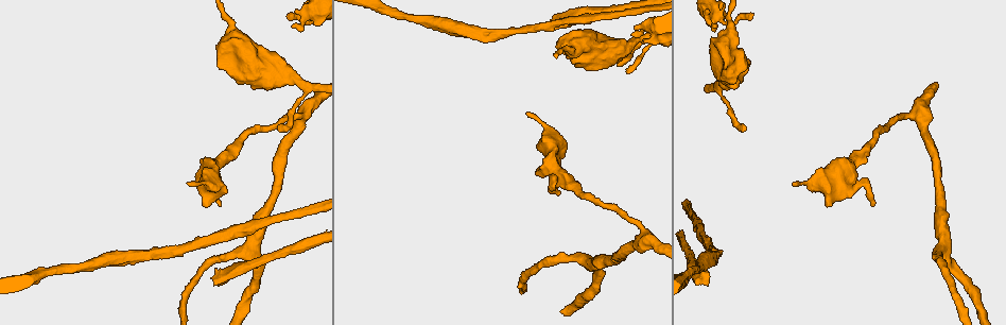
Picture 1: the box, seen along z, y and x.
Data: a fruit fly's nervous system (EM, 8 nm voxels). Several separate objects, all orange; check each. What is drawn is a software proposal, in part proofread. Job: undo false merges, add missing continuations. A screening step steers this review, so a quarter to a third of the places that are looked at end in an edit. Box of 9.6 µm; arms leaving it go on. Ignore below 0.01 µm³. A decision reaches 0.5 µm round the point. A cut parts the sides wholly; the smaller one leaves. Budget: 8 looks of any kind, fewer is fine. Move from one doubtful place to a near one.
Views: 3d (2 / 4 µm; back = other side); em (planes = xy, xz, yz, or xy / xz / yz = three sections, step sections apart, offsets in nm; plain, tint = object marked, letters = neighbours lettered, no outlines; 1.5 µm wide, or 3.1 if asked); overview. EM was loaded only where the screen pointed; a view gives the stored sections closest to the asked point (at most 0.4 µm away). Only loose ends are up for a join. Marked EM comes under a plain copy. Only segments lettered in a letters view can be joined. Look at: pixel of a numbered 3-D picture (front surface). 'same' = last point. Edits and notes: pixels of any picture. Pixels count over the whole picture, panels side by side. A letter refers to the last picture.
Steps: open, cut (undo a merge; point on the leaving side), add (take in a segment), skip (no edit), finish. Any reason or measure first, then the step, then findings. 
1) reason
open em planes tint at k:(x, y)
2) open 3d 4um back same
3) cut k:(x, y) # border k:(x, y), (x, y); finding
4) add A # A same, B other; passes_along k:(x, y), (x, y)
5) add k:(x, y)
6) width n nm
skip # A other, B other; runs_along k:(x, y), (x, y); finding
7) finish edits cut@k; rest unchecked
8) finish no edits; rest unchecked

tapers out
open 3d 4um at 1:(280, 127)

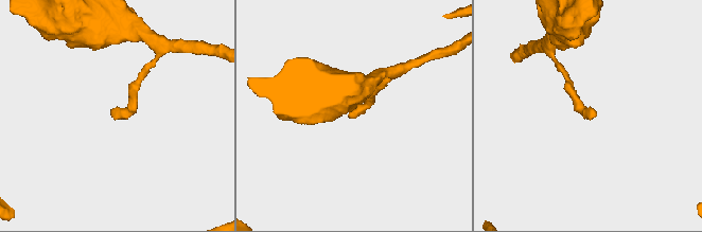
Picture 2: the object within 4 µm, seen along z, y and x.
open em yz step 8 letters at 2:(113, 114)

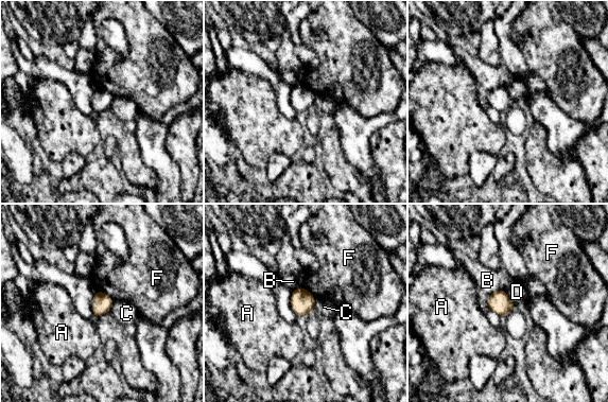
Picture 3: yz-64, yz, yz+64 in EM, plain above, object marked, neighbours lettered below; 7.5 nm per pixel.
another direction
open em planes letters same

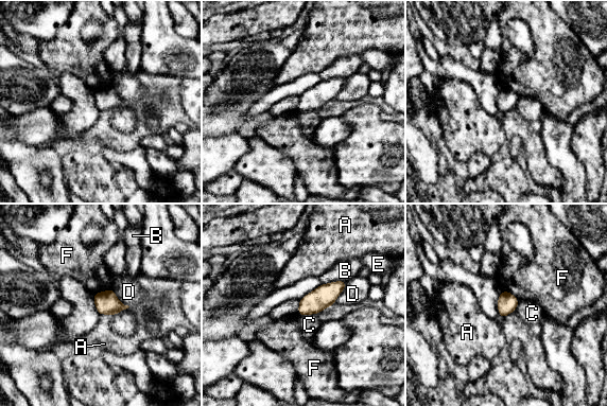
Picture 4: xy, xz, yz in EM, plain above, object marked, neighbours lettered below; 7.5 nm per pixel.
skip # A other, B other, C other, D other, E other, F other; none of them fits

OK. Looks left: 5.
stops while still wide
open em xy step 8 letters at 1:(697, 285)

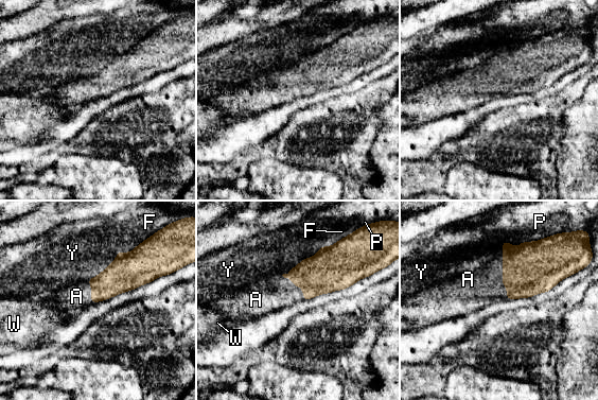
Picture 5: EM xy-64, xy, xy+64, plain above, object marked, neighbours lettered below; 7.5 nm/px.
open em planes letters same

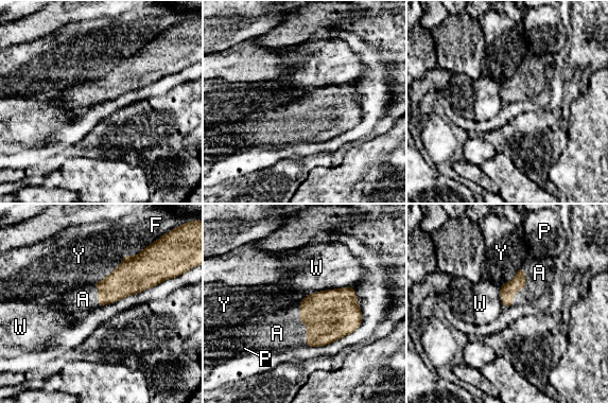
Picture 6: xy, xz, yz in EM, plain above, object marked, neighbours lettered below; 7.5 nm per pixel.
longest_contact Y 360 nm
add A # A same, F other, P other, W other, Y other; passes_along 6:(330, 315), (304, 321), (277, 333); it goes on there

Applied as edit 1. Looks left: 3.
an open end
open em planes tint at 1:(721, 7)

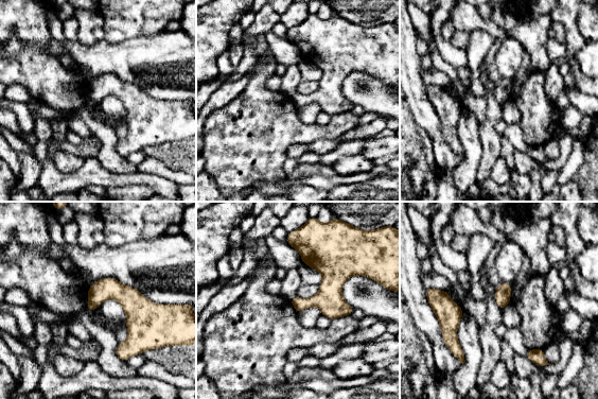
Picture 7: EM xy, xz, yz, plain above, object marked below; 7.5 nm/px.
what lies round it
open em planes letters same

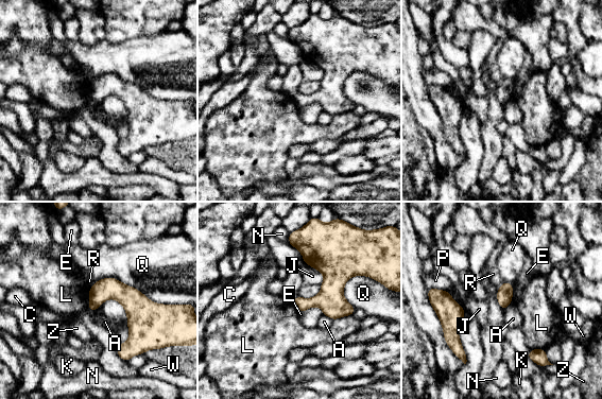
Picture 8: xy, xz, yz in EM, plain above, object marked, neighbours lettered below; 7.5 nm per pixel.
longest_contact Q 600 nm
skip # A other, C other, E other, J other, K other, L other, N other, P other, Q other, R other, W other, Z other; border 8:(107, 298), (126, 315), (121, 344); none of them fits

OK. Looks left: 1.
finish edits add@6; rest unchecked

